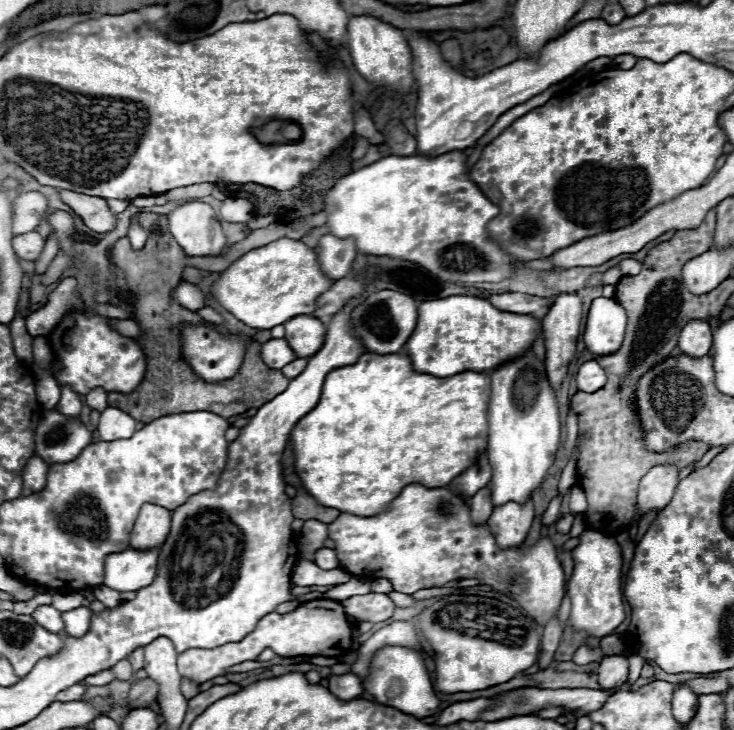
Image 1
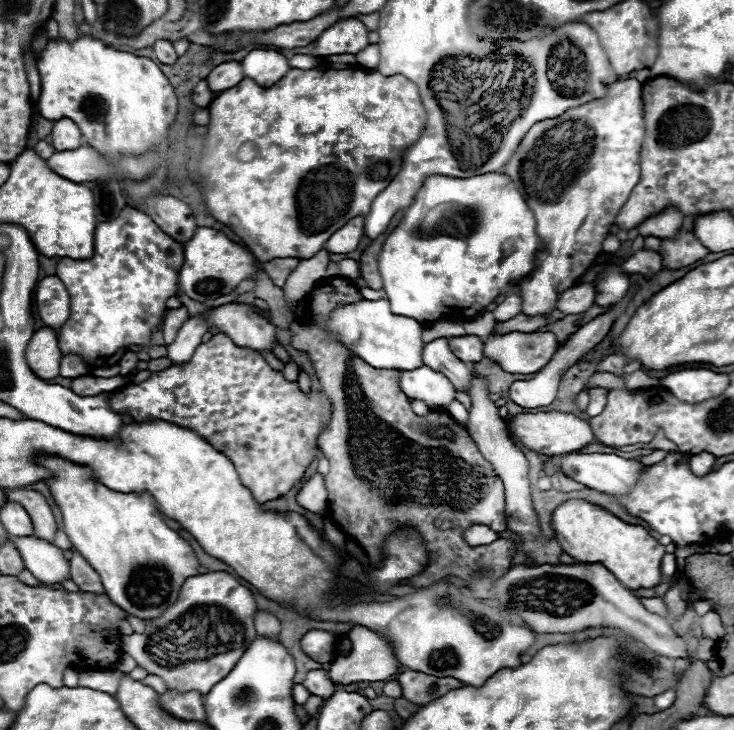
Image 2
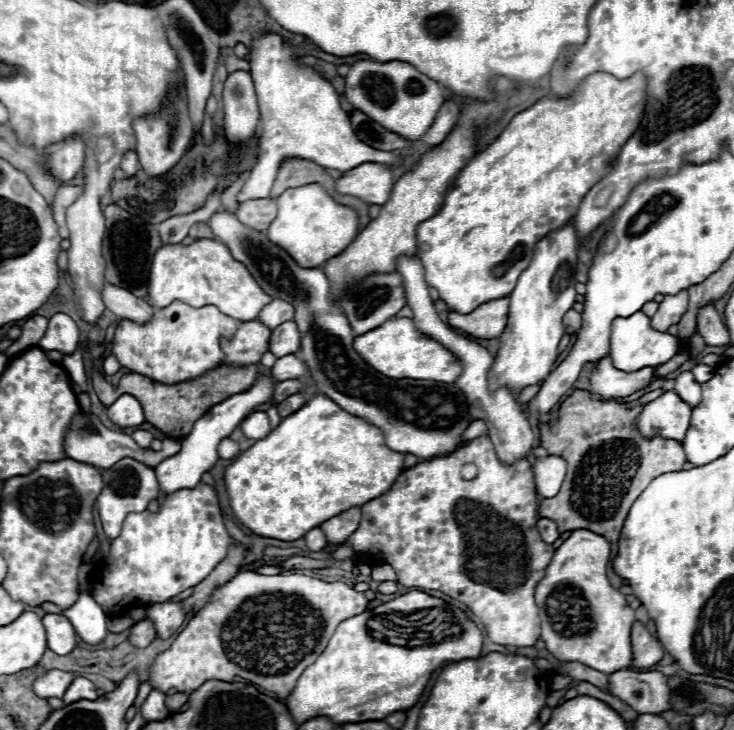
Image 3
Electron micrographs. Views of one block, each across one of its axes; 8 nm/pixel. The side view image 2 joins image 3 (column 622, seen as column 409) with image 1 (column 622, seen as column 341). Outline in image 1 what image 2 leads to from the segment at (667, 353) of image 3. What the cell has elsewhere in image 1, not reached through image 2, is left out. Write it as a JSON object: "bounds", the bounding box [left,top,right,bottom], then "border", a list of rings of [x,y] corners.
{"bounds":[584,298,626,354],"border":[[[596,298],[588,312],[584,342],[596,354],[612,354],[620,348],[626,330],[626,310],[614,298]]]}

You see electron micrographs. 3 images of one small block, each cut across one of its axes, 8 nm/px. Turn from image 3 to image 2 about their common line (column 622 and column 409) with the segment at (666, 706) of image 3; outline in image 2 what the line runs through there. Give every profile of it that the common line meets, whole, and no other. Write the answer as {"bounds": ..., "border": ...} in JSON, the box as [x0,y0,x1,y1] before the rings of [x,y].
{"bounds":[398,670,464,704],"border":[[[412,670],[402,672],[398,676],[398,682],[402,686],[402,698],[406,698],[412,704],[428,704],[444,696],[446,692],[464,686],[452,678],[436,678],[436,676],[428,676],[428,674],[412,672]]]}

